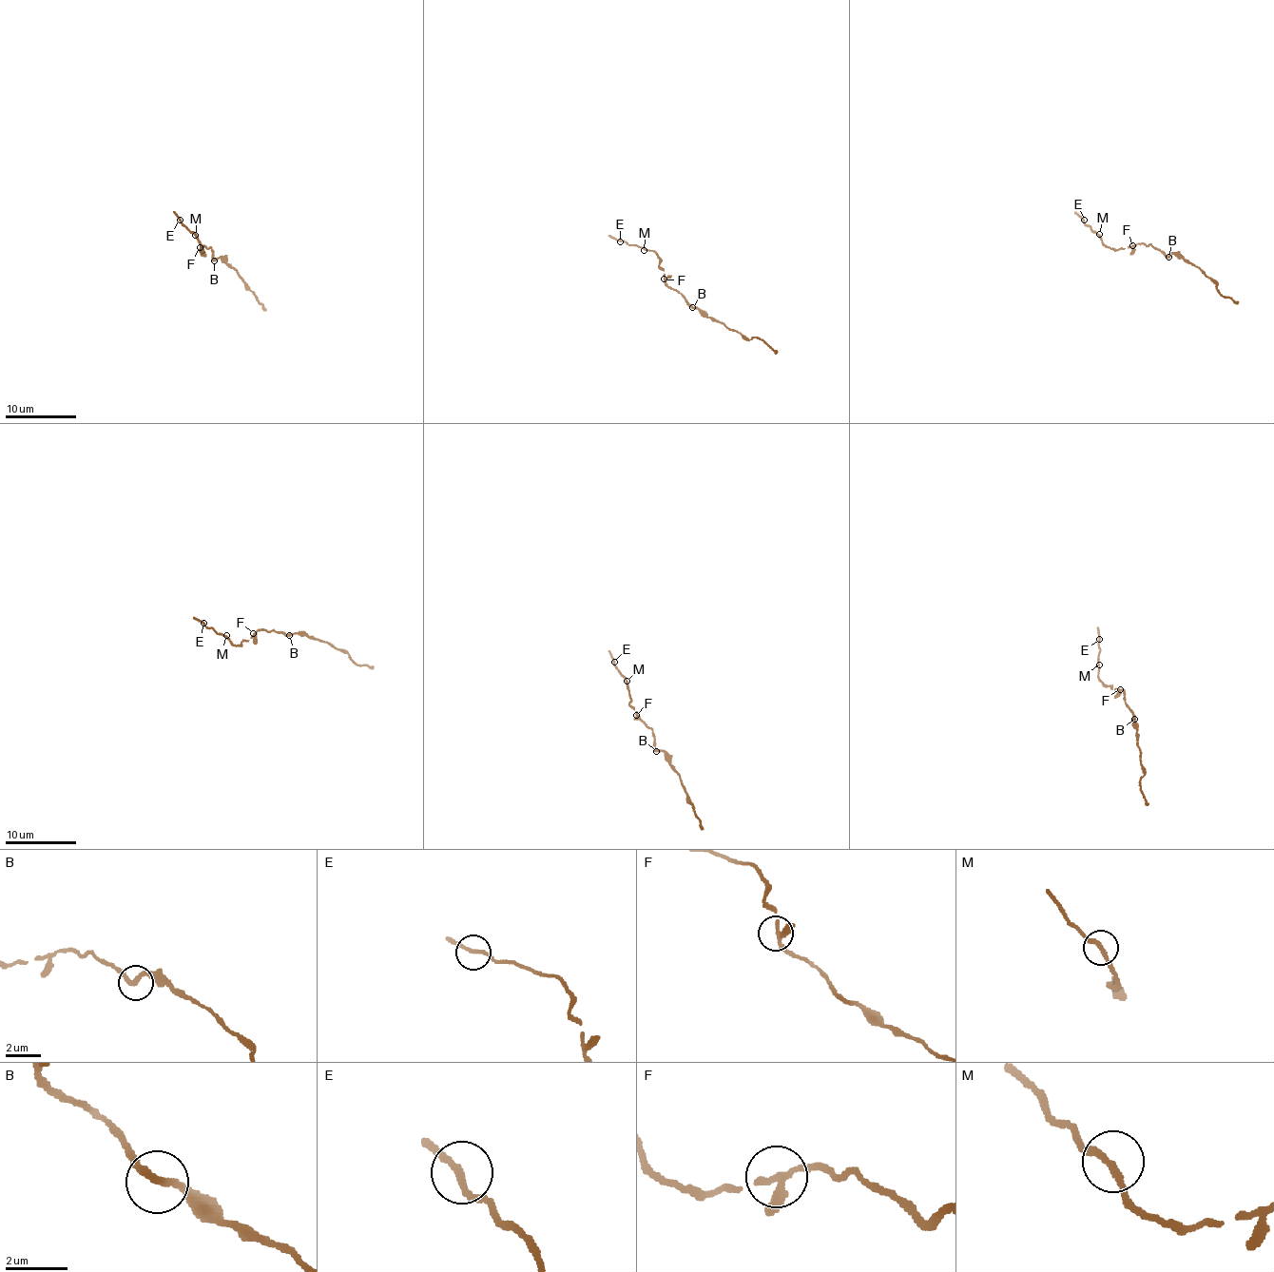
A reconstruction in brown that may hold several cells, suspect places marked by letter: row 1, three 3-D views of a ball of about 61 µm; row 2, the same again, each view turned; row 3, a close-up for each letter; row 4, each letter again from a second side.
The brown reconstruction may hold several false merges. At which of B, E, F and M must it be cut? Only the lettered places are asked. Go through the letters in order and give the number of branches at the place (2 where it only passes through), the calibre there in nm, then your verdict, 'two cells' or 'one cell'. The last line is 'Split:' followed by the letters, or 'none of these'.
B: 2 | 240 nm | one cell
E: 2 | 200 nm | one cell
F: 3 | 240 nm | one cell
M: 2 | 200 nm | one cell
Split: none of these

